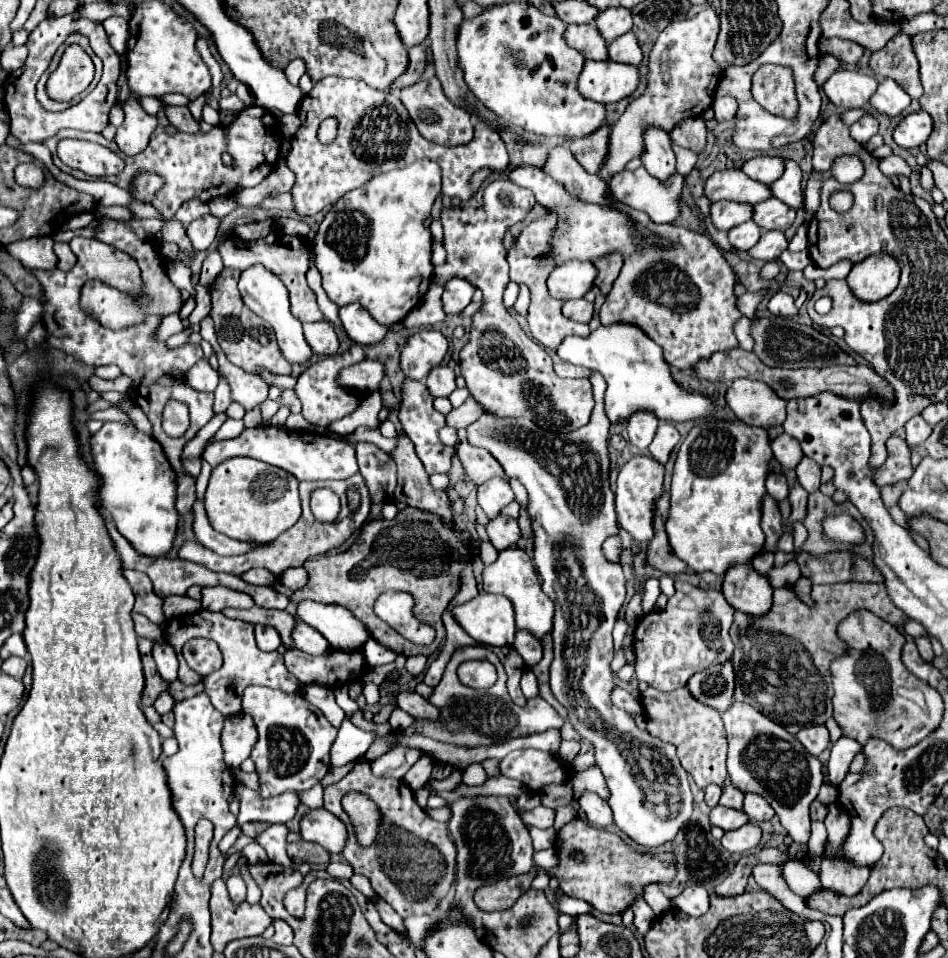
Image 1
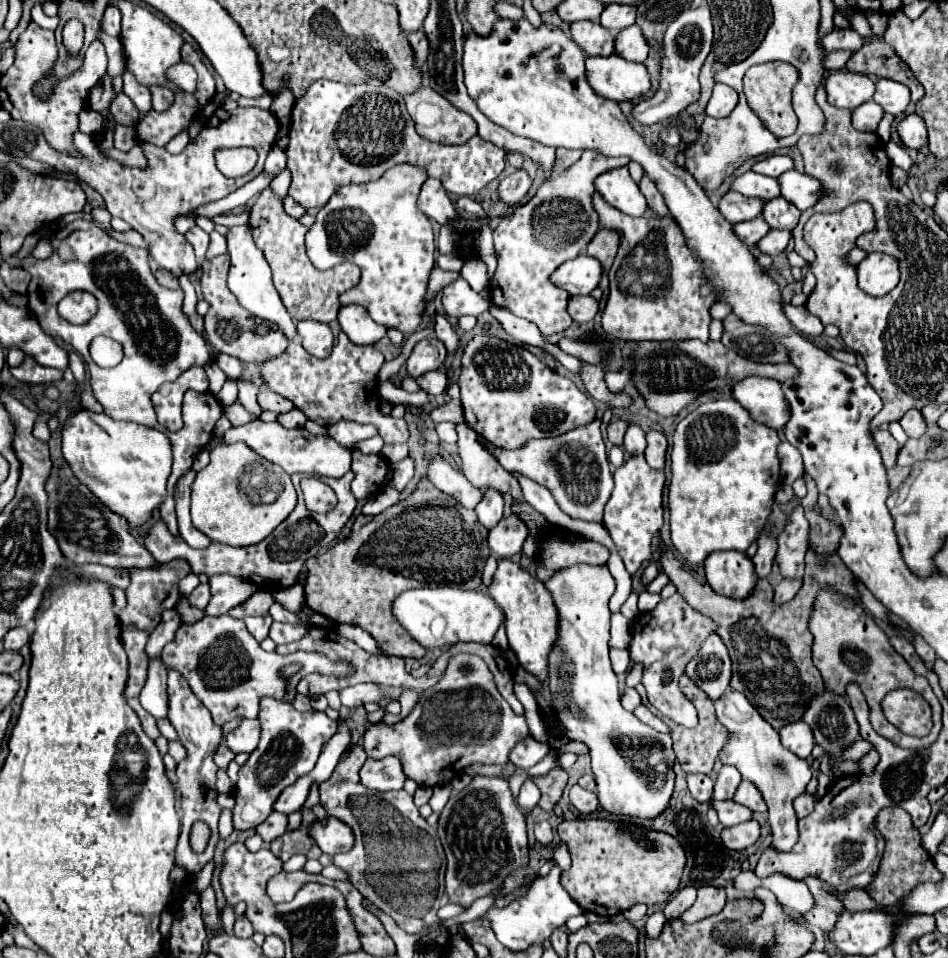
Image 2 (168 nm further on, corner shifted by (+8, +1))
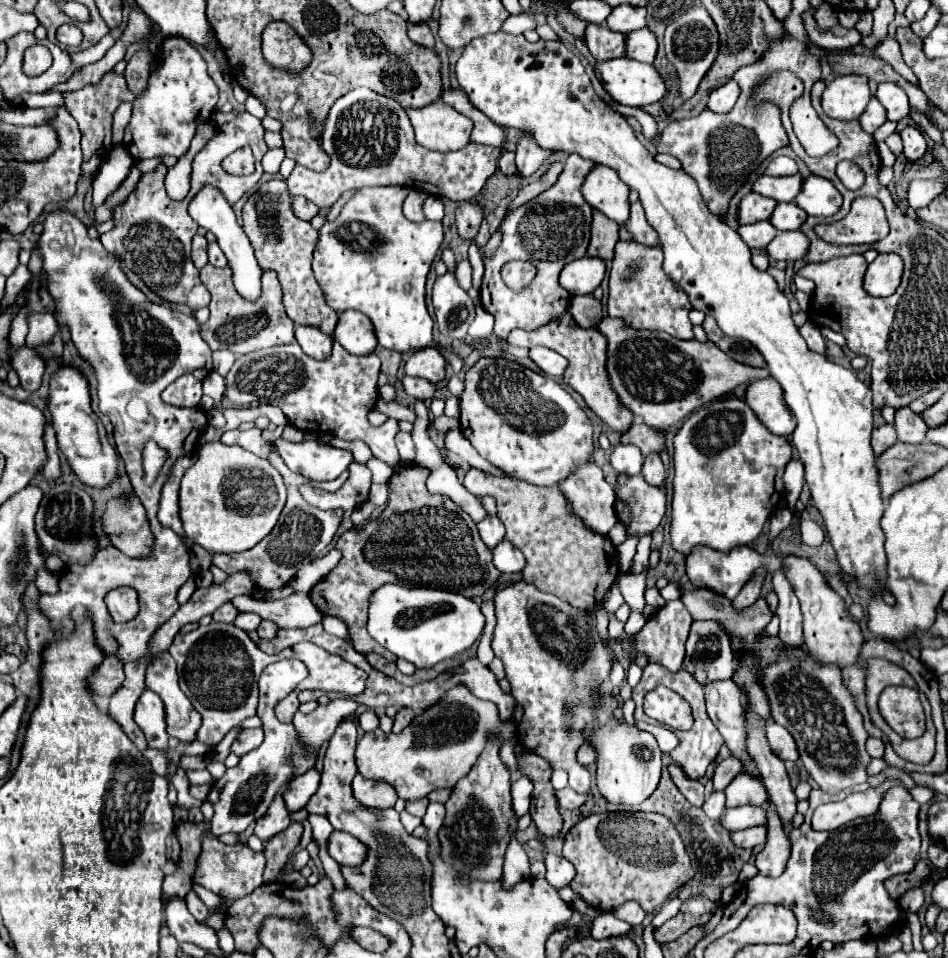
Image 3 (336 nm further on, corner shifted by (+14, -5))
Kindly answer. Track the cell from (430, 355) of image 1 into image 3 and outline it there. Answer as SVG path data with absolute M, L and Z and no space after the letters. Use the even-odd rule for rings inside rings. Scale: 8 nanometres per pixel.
M424 347L424 349L414 351L408 357L404 371L410 377L424 377L432 383L438 383L444 379L444 367L446 367L446 361L444 361L442 353L438 349Z

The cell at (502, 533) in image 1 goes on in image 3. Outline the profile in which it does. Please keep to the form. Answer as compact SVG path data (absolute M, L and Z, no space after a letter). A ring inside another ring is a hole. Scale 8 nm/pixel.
M508 539L500 541L500 545L496 545L496 549L492 549L492 555L494 555L496 569L502 573L518 573L526 565L520 549L516 549Z

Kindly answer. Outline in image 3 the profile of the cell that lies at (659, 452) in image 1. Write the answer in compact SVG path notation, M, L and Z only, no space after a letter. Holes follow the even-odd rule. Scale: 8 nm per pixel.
M650 453L644 461L644 467L642 467L642 475L644 479L650 483L650 485L662 485L664 479L666 479L666 469L664 469L664 463L660 459L658 453Z

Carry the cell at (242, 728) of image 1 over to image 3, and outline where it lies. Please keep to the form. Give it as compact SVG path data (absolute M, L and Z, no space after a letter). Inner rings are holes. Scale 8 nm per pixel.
M244 729L244 731L238 733L236 741L232 743L232 753L242 757L248 751L256 749L262 743L262 739L264 739L264 731L262 729Z

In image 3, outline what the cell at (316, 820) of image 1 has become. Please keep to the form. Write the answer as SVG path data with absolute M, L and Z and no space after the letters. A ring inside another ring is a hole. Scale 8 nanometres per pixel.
M332 831L328 839L328 853L340 865L360 865L366 857L366 847L350 833Z

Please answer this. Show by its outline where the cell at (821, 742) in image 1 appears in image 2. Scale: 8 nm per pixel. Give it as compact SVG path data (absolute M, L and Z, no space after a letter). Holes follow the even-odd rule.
M796 721L796 723L788 723L782 729L778 729L780 733L780 741L782 745L792 751L794 755L798 755L800 759L810 757L812 747L814 747L814 737L810 727L806 727L806 723Z

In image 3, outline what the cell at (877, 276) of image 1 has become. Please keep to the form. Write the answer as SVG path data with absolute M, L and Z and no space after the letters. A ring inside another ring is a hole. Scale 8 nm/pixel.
M880 253L866 269L864 291L872 297L888 297L896 291L902 277L902 259L894 253Z

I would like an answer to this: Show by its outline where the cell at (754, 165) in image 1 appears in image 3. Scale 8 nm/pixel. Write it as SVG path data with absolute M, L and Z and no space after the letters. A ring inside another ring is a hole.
M776 157L768 163L766 175L774 175L774 177L784 177L784 175L796 175L798 173L798 165L794 159L790 157Z

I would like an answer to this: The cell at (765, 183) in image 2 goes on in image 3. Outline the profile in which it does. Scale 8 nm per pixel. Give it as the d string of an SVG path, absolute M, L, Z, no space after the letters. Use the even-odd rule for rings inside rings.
M762 175L752 183L752 191L760 193L764 197L772 197L774 201L794 201L802 185L802 177L792 175L792 177L768 177Z

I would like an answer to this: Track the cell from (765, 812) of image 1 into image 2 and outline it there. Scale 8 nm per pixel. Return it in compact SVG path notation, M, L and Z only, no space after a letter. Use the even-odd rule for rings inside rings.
M742 781L734 793L734 801L736 803L742 803L746 807L750 807L752 811L766 811L766 803L760 795L760 791L756 789L754 783L750 781Z

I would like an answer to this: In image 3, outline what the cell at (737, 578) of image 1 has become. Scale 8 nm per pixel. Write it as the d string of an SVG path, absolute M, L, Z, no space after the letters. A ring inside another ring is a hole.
M696 547L686 557L686 573L688 573L692 585L710 589L714 593L722 593L728 599L734 599L740 593L740 589L744 587L744 583L752 577L752 573L762 565L768 567L768 571L776 571L780 561L776 555L760 555L750 547L736 547L730 553L720 553L710 547Z

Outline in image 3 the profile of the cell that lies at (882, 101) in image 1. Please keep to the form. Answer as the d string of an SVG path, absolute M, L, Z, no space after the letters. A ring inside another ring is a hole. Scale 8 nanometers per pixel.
M880 83L874 97L884 105L890 121L900 121L910 111L908 109L908 97L906 97L904 89L898 87L896 83Z

